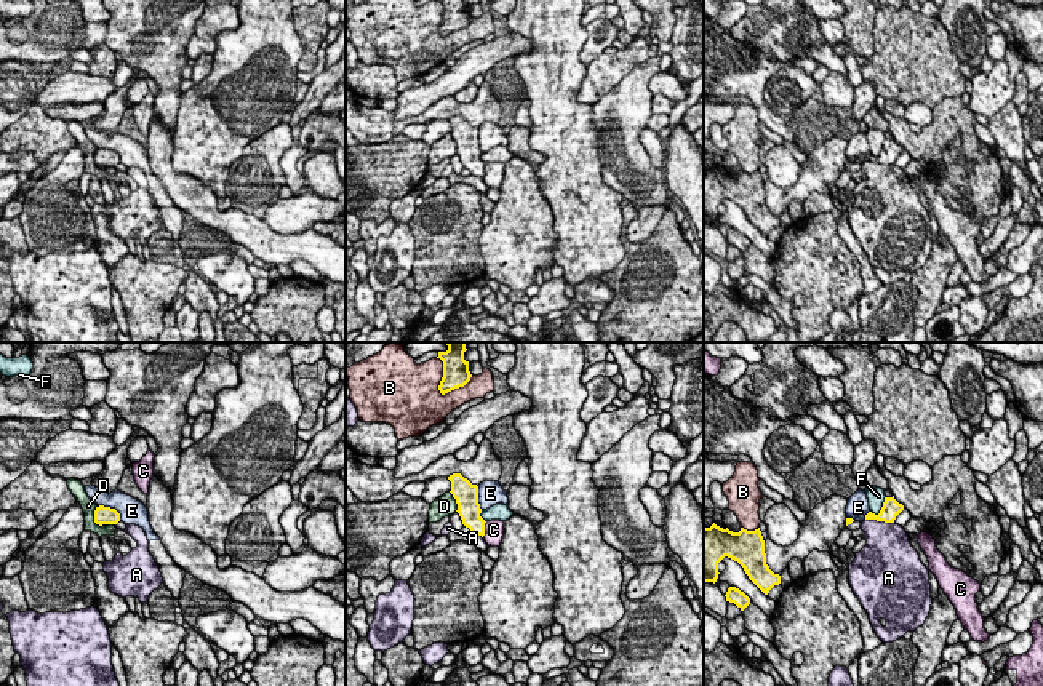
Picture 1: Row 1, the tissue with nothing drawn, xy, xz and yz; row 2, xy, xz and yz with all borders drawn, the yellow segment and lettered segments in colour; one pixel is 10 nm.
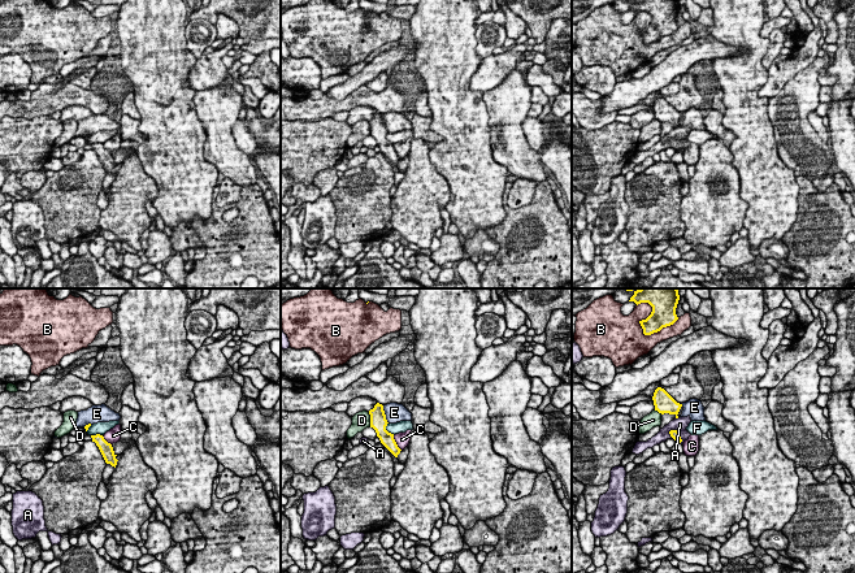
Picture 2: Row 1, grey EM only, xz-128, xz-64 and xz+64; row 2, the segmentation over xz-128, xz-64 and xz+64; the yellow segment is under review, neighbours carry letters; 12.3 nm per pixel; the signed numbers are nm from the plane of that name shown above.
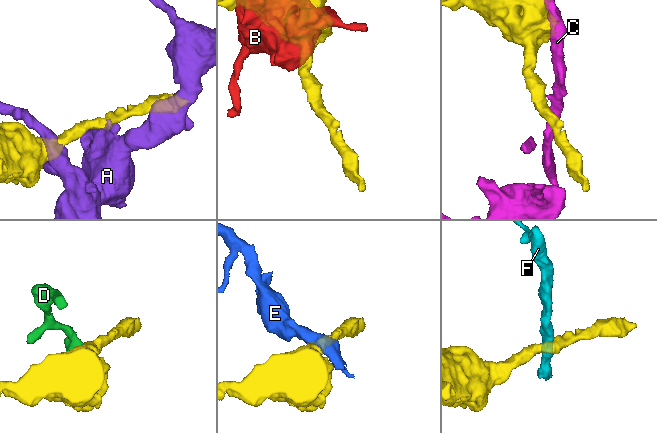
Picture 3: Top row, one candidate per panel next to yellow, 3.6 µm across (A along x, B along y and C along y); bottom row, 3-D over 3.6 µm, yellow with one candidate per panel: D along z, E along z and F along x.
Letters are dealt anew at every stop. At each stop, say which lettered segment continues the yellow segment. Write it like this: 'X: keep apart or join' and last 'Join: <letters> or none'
A: keep apart
B: keep apart
C: keep apart
D: keep apart
E: keep apart
F: keep apart
Join: none

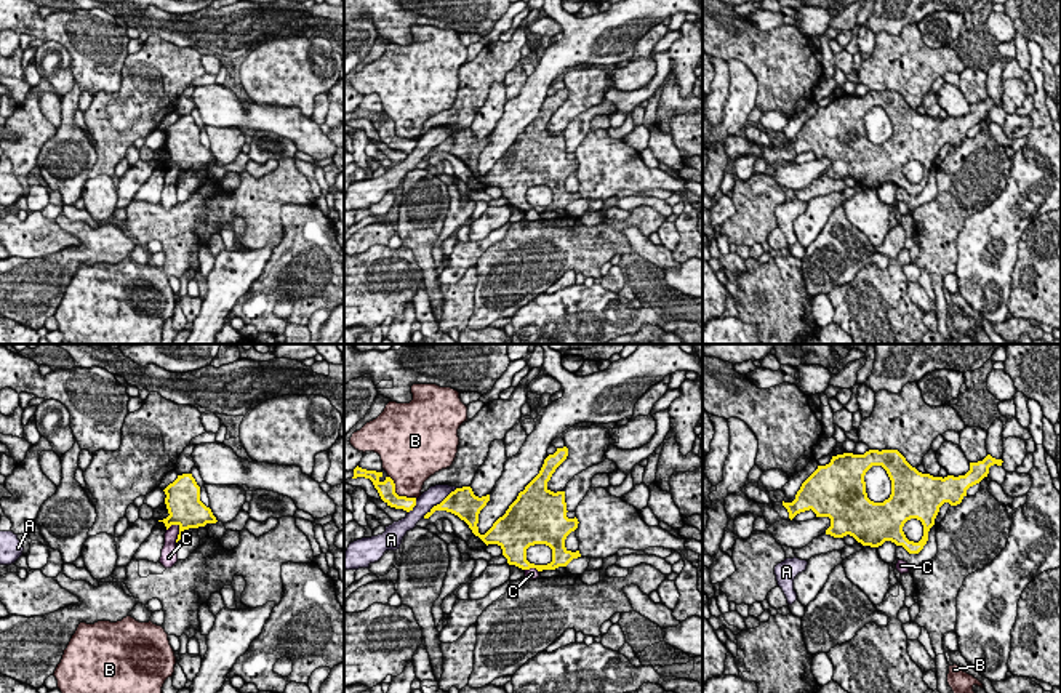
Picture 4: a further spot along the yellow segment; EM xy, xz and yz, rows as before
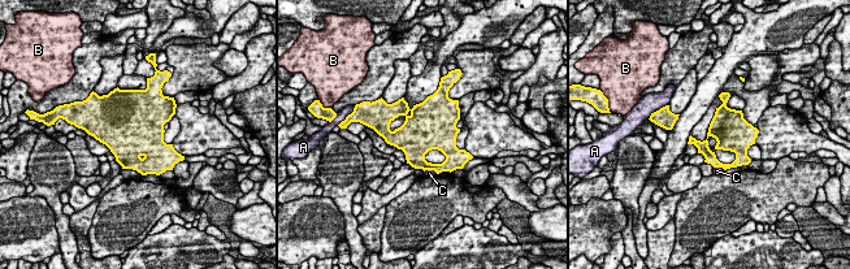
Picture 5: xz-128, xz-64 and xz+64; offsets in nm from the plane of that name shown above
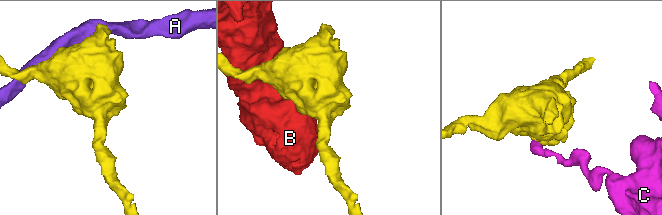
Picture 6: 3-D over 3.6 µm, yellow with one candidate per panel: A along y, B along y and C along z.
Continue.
A: keep apart
B: keep apart
C: keep apart
Join: none

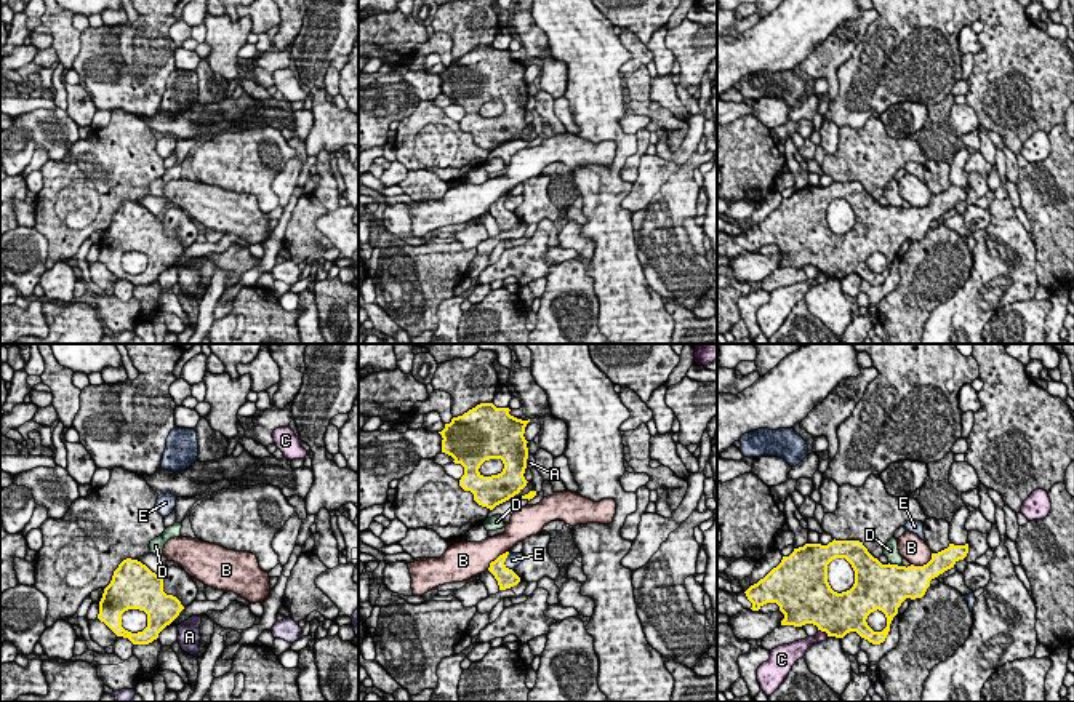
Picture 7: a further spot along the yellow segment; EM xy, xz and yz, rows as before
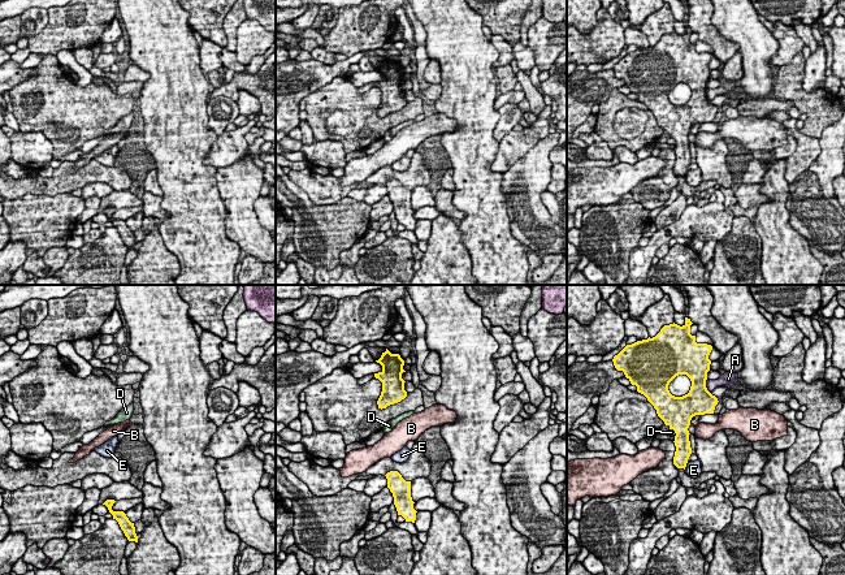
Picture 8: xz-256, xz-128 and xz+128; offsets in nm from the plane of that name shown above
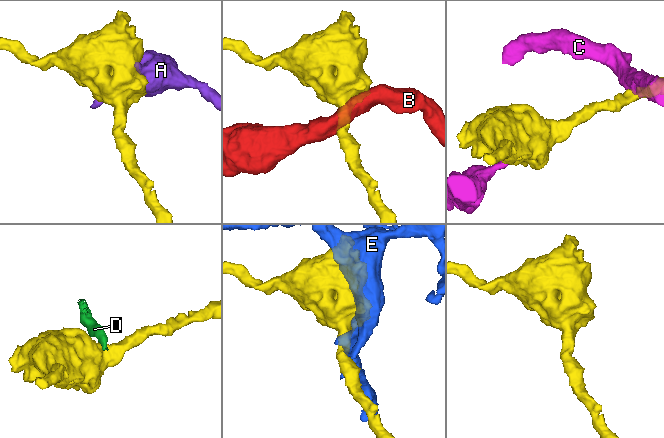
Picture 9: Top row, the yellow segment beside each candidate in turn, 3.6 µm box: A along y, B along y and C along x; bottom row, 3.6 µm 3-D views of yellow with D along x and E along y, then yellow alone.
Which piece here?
A: keep apart
B: keep apart
C: keep apart
D: keep apart
E: keep apart
Join: none

